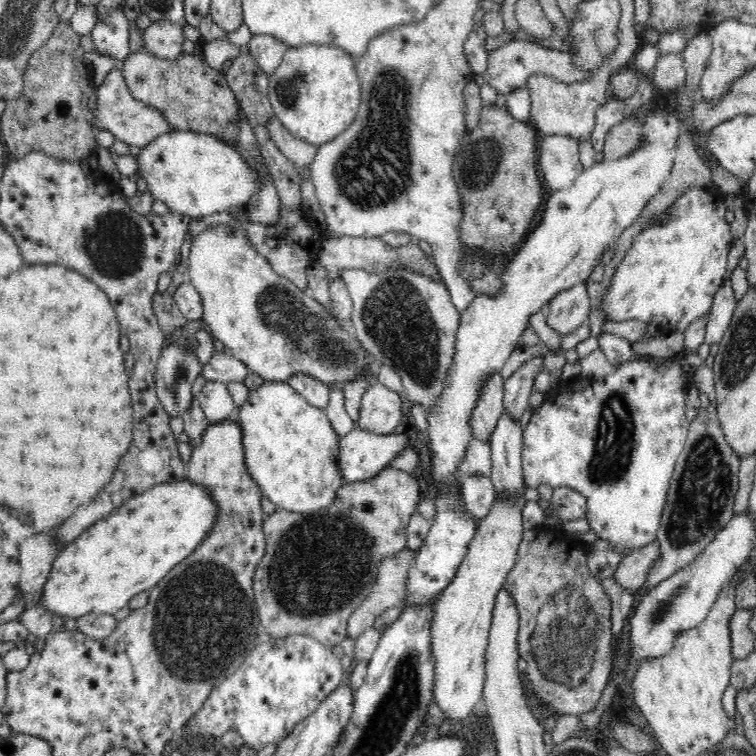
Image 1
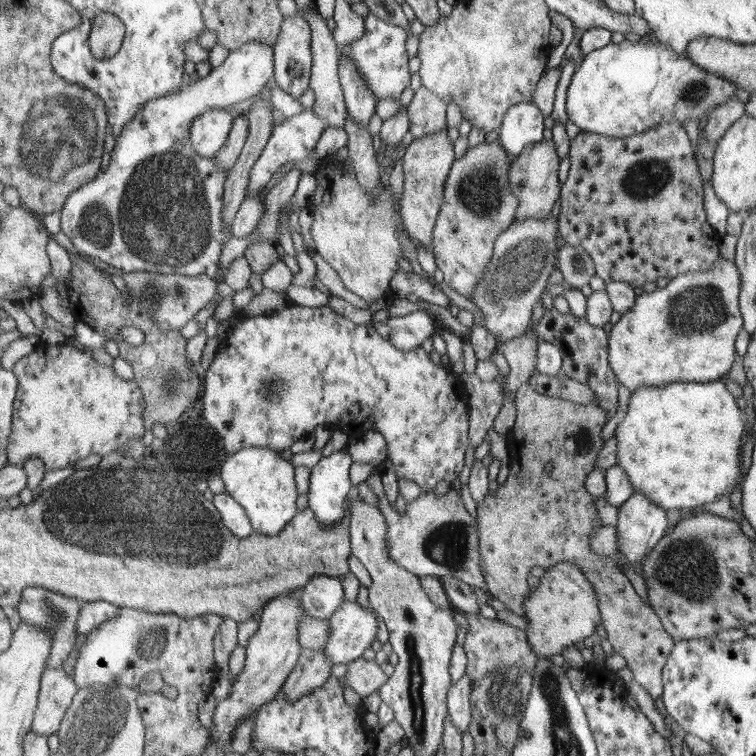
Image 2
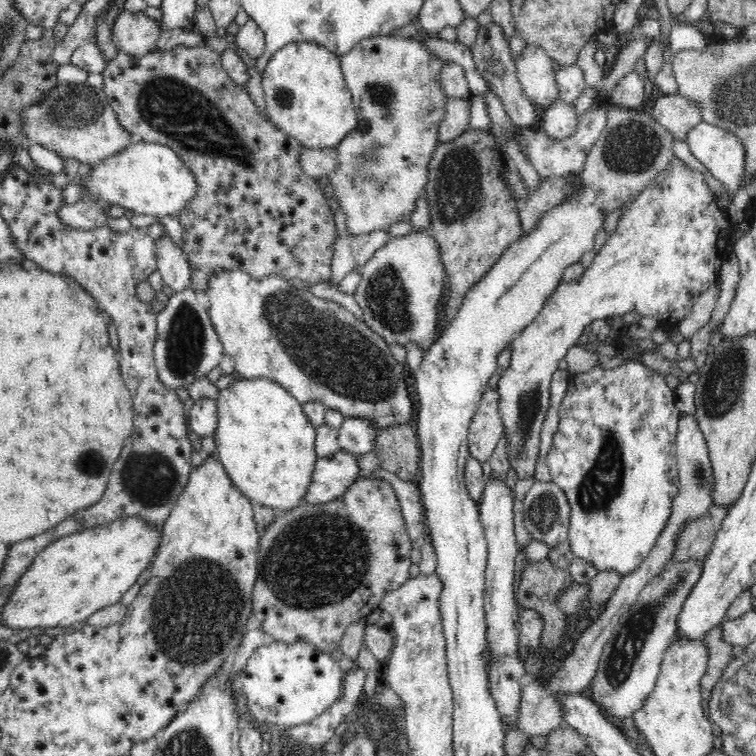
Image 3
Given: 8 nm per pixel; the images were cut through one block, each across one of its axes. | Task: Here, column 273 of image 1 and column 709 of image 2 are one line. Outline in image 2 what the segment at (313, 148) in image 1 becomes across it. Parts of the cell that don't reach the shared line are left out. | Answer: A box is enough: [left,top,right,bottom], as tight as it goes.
[702,97,745,142]

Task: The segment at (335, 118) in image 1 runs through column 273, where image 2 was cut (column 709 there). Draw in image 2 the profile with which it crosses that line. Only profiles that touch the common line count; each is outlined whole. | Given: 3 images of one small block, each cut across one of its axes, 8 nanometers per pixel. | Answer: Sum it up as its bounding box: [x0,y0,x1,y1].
[566,38,738,138]

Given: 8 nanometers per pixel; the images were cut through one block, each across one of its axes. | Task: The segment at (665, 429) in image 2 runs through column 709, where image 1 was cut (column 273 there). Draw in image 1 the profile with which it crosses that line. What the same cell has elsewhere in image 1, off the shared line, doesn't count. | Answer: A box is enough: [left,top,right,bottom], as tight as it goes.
[235,381,345,513]

